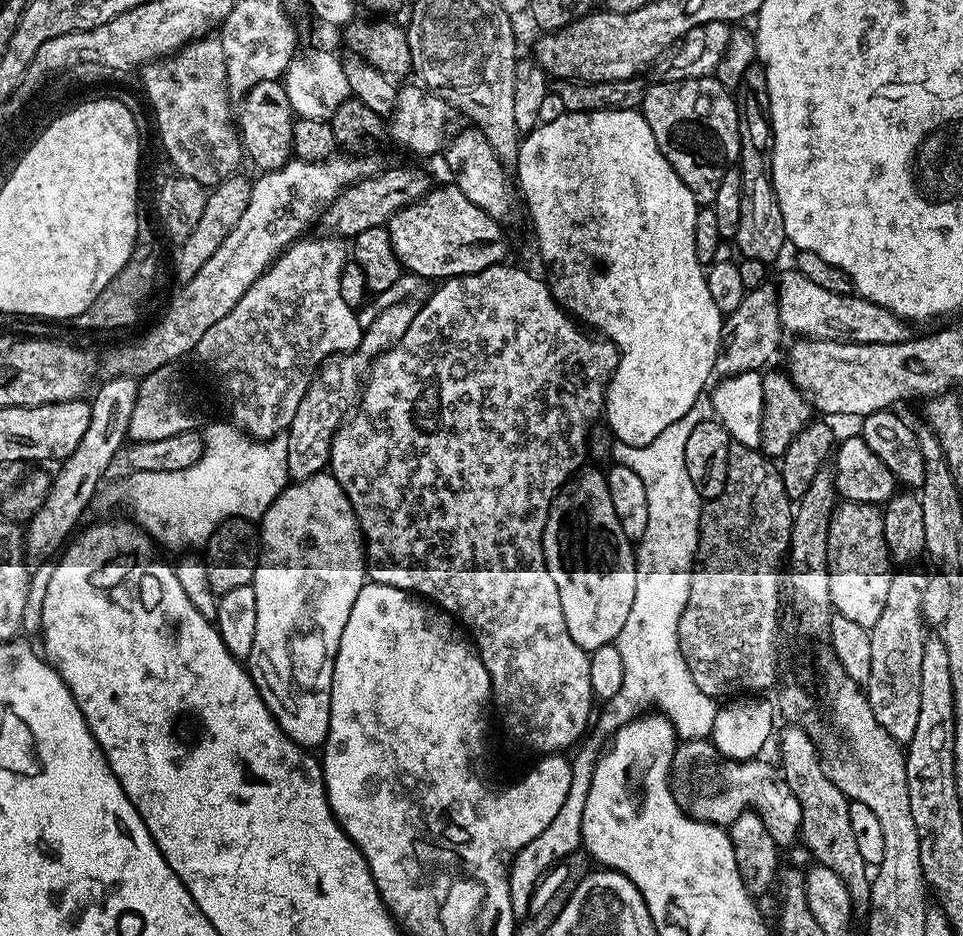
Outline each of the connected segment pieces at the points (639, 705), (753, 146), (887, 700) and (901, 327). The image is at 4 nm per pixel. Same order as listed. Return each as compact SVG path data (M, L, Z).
M705 394L697 398L694 406L686 410L677 424L658 434L654 442L646 446L613 443L611 455L615 463L630 466L630 470L634 470L634 474L642 478L646 486L646 506L650 506L650 522L646 522L646 534L642 534L634 548L634 602L626 617L626 626L622 626L614 641L618 654L622 654L622 690L618 690L614 698L603 701L601 708L604 709L601 712L599 709L595 717L594 731L585 735L582 743L575 749L576 756L571 757L570 794L566 794L566 802L562 802L558 814L554 814L550 826L546 826L546 830L542 830L538 838L531 840L512 858L508 885L513 917L525 916L537 884L556 867L559 860L566 858L566 854L581 847L582 810L586 810L586 794L594 778L596 761L602 755L600 743L604 736L605 740L615 736L619 728L637 719L647 709L644 708L647 704L657 704L660 707L657 709L667 716L681 741L706 740L711 737L718 704L713 697L702 694L702 690L694 686L686 658L682 658L680 653L678 622L686 610L692 589L692 569L698 550L702 507L698 490L694 490L694 482L690 482L690 474L686 470L686 438L690 438L690 430L694 430L694 426L713 419L713 416L712 397Z
M753 66L745 74L742 83L742 91L744 90L744 97L741 95L738 100L739 107L742 109L742 119L740 121L740 159L738 161L739 167L743 171L743 187L746 189L746 199L743 201L741 206L741 221L738 224L737 234L734 239L734 245L739 255L746 259L758 259L758 261L768 265L771 265L772 260L776 260L780 256L780 251L786 248L786 237L784 234L784 223L782 222L782 210L778 206L778 198L776 197L776 191L772 185L772 178L770 175L770 153L772 150L772 115L770 114L770 94L768 93L768 87L766 86L766 74L764 69L759 66Z
M914 569L893 573L881 617L869 629L870 678L864 685L868 705L874 711L878 724L899 744L908 744L913 738L920 710L922 654L926 639L926 623L922 619L921 606L929 575Z
M795 268L784 271L776 282L779 298L781 327L788 333L818 340L842 340L849 344L900 344L909 339L909 321L895 316L881 304L870 302L864 296L834 294L814 286Z

